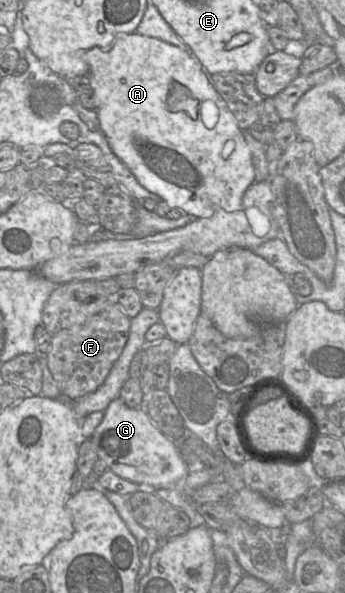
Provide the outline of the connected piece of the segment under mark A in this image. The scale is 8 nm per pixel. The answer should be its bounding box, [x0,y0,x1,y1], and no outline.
[86,32,255,218]

